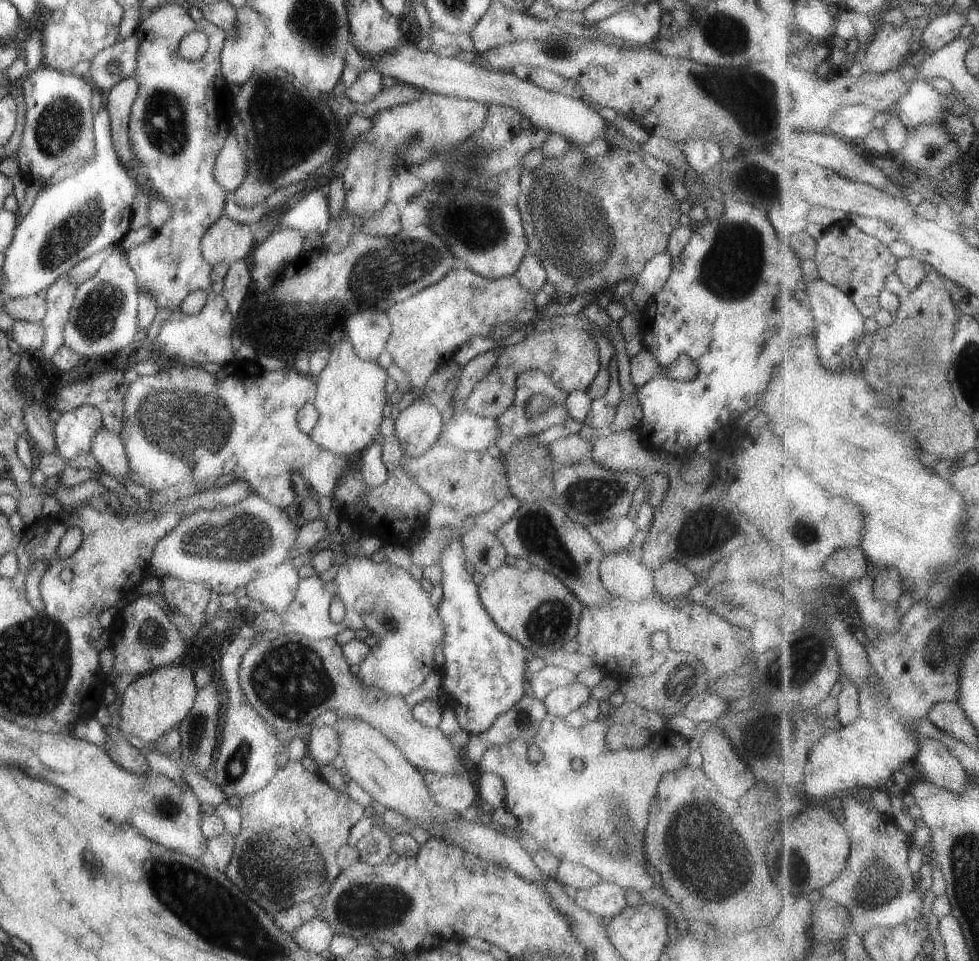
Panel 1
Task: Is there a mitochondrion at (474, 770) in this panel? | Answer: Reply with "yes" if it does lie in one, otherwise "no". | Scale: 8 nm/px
no

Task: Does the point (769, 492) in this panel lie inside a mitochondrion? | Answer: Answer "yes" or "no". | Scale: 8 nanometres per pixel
no

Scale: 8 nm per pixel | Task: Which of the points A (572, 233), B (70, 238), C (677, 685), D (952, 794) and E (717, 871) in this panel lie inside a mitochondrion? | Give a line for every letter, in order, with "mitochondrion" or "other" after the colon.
A: mitochondrion
B: mitochondrion
C: mitochondrion
D: other
E: mitochondrion

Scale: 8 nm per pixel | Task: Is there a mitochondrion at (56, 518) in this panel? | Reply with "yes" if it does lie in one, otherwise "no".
no

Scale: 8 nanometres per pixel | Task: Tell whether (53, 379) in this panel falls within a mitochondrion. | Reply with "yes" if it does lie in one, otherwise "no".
no

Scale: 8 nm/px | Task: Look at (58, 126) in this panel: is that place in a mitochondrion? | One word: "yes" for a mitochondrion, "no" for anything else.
yes

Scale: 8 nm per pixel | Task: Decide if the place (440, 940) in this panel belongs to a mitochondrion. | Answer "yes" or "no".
no

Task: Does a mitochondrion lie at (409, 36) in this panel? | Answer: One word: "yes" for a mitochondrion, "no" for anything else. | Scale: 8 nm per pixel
no

